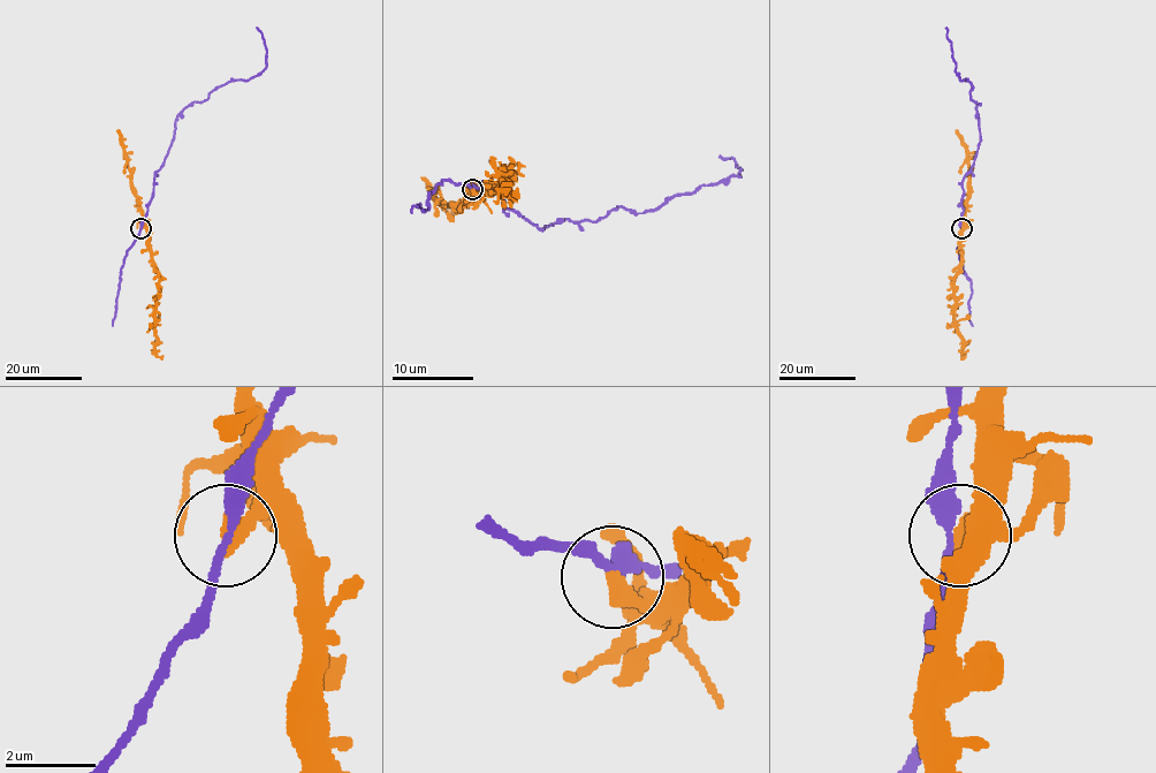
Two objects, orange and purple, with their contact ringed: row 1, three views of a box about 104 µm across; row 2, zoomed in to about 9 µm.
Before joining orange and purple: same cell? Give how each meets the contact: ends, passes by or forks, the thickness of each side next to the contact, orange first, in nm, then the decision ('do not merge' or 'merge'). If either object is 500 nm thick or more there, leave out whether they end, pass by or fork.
500/280 nm | merge

